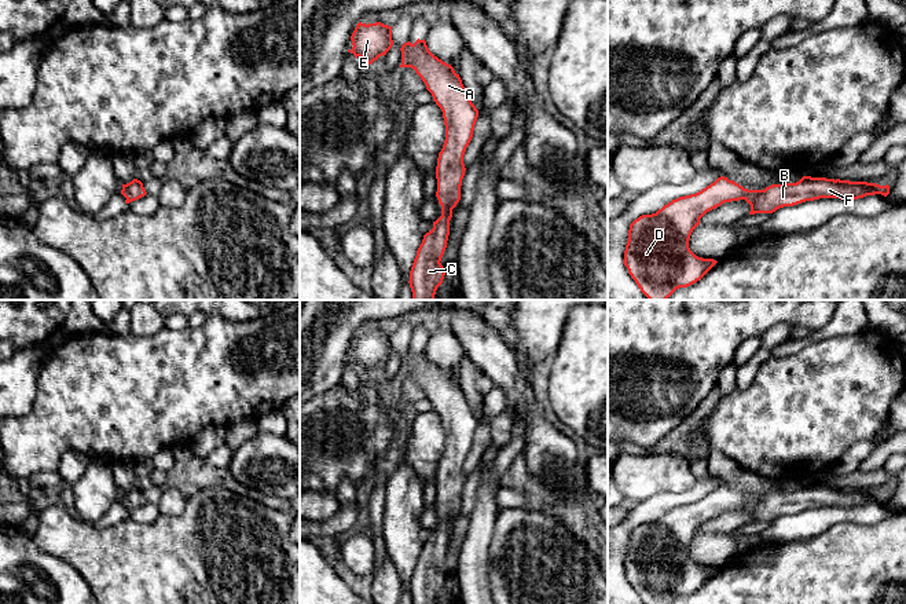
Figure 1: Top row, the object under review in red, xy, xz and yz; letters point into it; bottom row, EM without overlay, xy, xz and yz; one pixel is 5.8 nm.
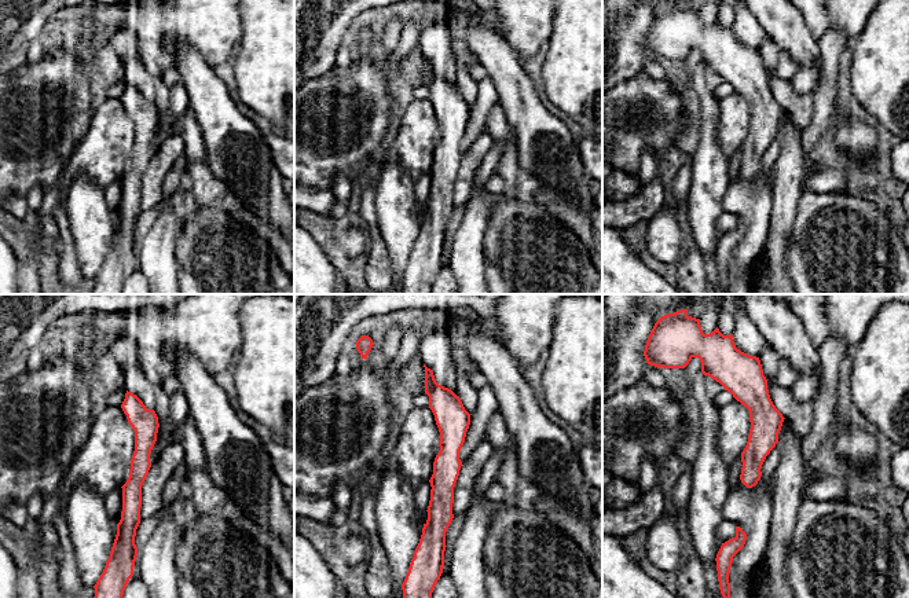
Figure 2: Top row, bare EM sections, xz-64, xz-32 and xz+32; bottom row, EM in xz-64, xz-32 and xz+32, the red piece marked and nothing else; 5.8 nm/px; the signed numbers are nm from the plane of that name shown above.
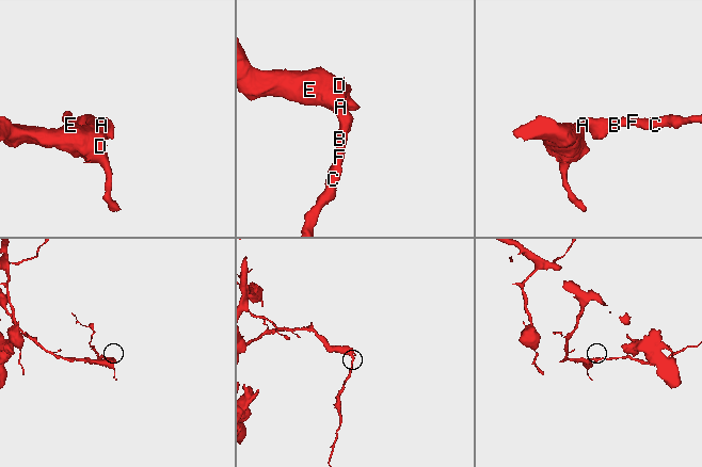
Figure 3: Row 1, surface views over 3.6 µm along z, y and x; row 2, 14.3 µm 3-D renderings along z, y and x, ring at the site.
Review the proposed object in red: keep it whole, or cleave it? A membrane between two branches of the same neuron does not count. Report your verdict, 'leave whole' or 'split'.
leave whole

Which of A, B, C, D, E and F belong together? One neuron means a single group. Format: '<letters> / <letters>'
A B C D E F

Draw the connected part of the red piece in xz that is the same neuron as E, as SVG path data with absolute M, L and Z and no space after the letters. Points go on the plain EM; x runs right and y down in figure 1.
M359 330L351 344L352 360L355 366L360 366L363 370L371 373L379 365L386 363L392 356L392 334L384 333L381 330L375 332L362 332Z

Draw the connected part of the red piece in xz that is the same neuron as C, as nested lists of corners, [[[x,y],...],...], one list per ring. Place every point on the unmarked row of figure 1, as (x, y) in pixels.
[[[418,347],[414,352],[407,349],[400,359],[400,376],[411,376],[421,385],[441,417],[445,433],[445,449],[436,475],[436,505],[441,513],[441,524],[423,543],[408,589],[412,604],[434,604],[445,583],[440,570],[447,556],[452,517],[461,508],[466,479],[463,464],[473,446],[478,418],[467,405],[459,382],[451,373],[434,365],[425,348]]]

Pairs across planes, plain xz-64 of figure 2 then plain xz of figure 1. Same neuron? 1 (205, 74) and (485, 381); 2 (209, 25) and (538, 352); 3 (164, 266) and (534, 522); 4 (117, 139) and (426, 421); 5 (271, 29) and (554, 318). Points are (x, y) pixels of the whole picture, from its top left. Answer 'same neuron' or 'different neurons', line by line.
1: different neurons
2: same neuron
3: different neurons
4: same neuron
5: different neurons

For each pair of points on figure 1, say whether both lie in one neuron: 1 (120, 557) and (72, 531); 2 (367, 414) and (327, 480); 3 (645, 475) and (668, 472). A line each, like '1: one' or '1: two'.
1: one
2: one
3: one

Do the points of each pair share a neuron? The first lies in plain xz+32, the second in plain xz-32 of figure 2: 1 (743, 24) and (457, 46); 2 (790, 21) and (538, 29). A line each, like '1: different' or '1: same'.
1: different
2: different

